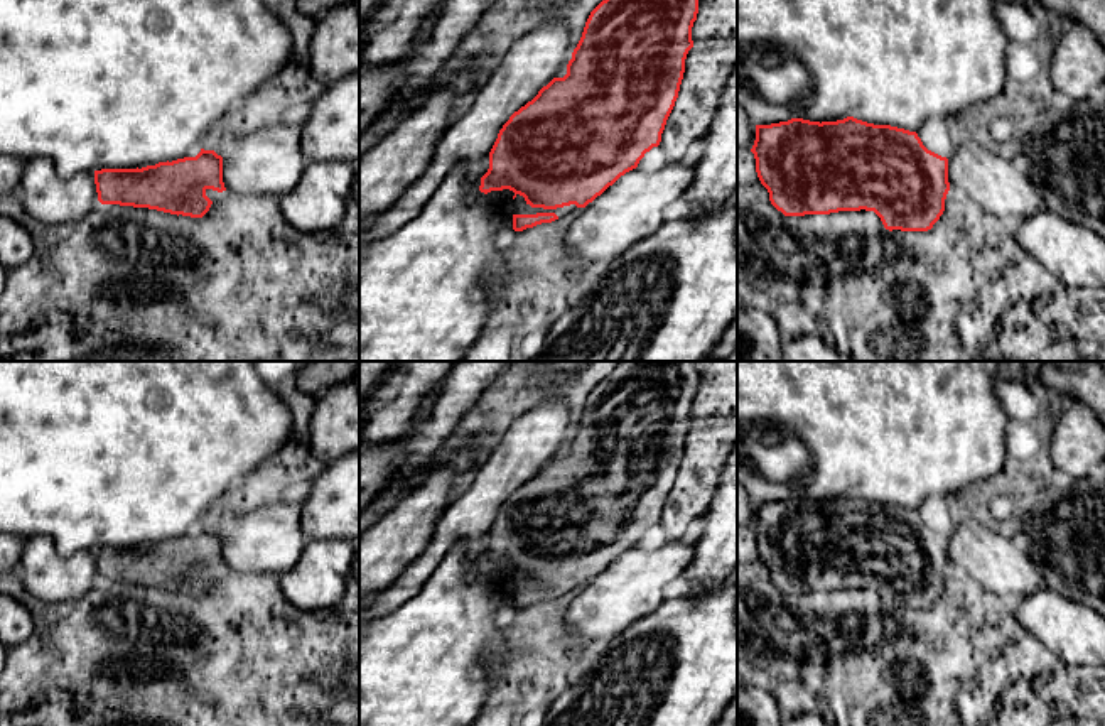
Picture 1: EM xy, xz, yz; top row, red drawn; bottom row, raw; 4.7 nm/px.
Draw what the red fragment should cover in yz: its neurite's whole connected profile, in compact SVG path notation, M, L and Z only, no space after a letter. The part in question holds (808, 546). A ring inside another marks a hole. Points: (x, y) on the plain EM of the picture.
M854 495L837 500L756 503L751 527L771 582L784 594L874 589L886 608L928 610L945 589L948 537L928 528L916 510Z

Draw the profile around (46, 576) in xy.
M46 535L25 539L15 571L24 589L44 603L64 603L83 598L100 579L94 550L79 550L62 557Z

